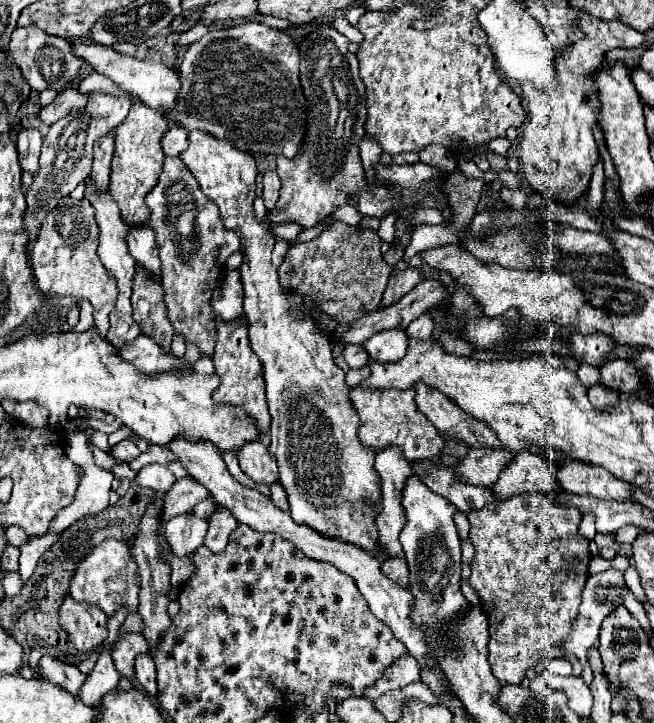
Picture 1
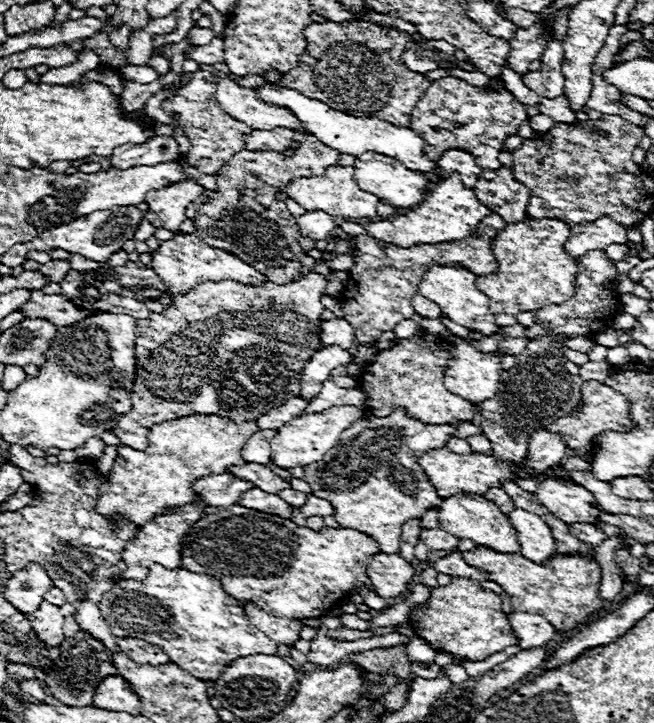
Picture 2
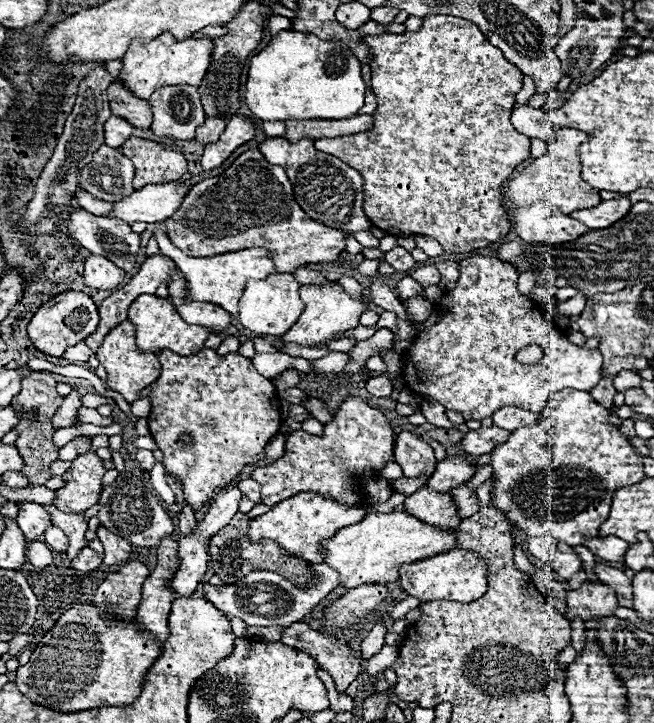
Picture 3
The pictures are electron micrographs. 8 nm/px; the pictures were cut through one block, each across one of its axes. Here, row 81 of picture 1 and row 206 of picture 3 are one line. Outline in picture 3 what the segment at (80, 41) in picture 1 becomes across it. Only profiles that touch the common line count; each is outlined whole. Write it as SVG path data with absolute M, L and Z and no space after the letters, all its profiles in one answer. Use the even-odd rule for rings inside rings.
M182 182L150 184L150 186L144 186L144 188L136 190L134 194L130 194L126 198L114 202L110 214L106 214L106 216L124 220L128 224L134 224L134 222L164 222L166 218L170 218L170 214L174 214L178 210L178 206L182 204L186 194L188 194L188 188Z

